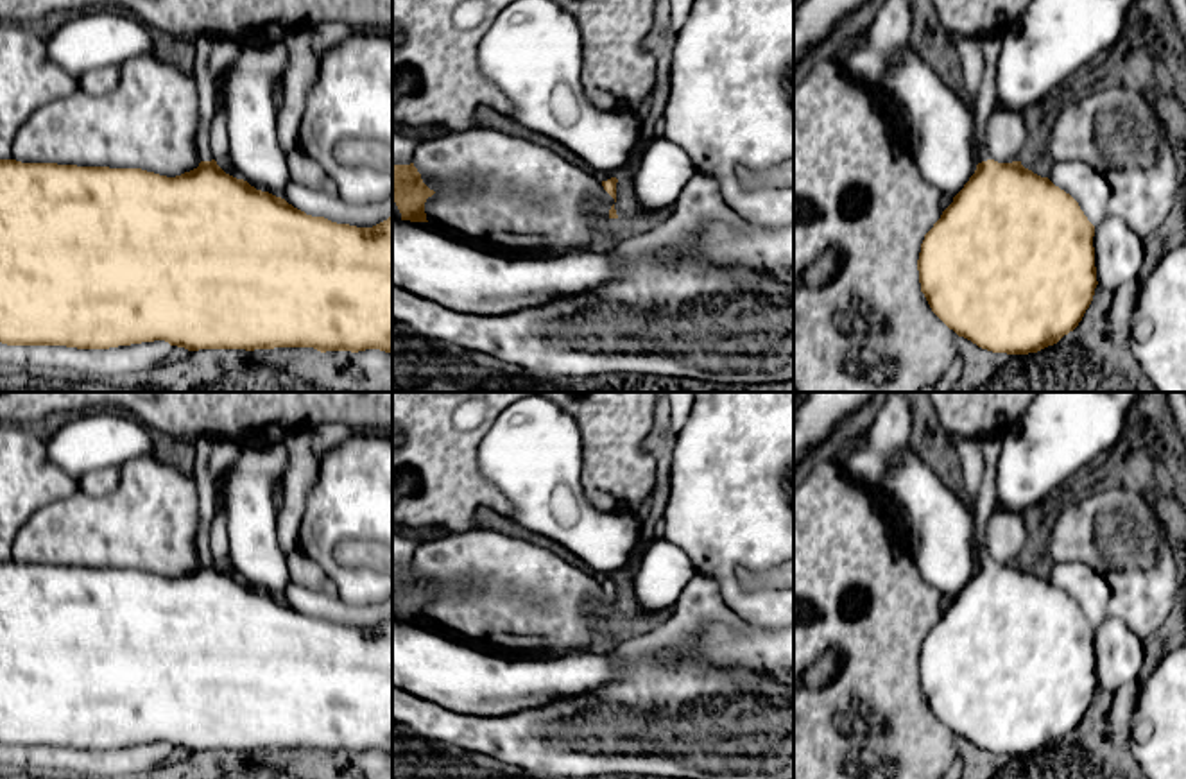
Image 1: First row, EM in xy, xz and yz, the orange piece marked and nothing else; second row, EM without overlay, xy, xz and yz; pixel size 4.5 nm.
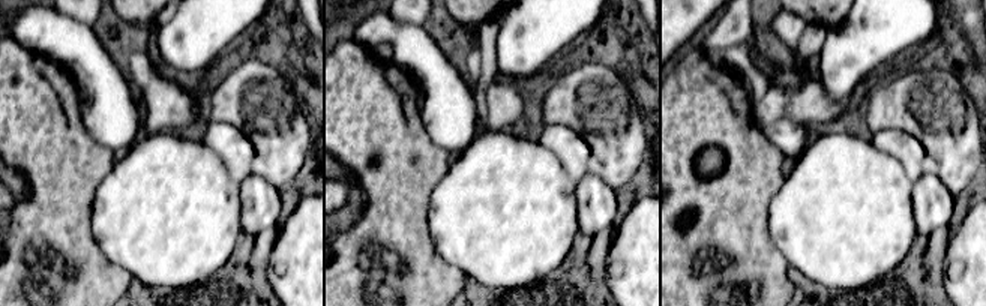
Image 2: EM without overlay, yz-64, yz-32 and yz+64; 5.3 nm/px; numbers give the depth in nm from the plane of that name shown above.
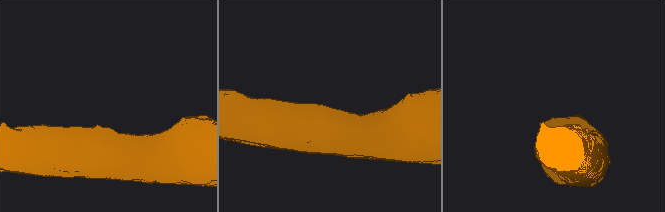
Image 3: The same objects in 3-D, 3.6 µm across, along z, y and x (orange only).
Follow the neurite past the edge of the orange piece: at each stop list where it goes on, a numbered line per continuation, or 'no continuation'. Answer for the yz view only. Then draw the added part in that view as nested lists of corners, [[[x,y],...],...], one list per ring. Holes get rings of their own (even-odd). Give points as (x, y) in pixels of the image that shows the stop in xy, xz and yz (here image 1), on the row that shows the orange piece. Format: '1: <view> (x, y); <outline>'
1: yz (986, 101); [[[987,34],[978,39],[976,47],[980,48],[985,59],[985,70],[982,75],[982,84],[978,88],[978,95],[973,100],[973,127],[978,138],[978,150],[975,154],[976,163],[991,159],[989,145],[985,141],[985,124],[989,122],[991,113],[998,104],[996,95],[996,61],[1001,47],[1001,34]]]

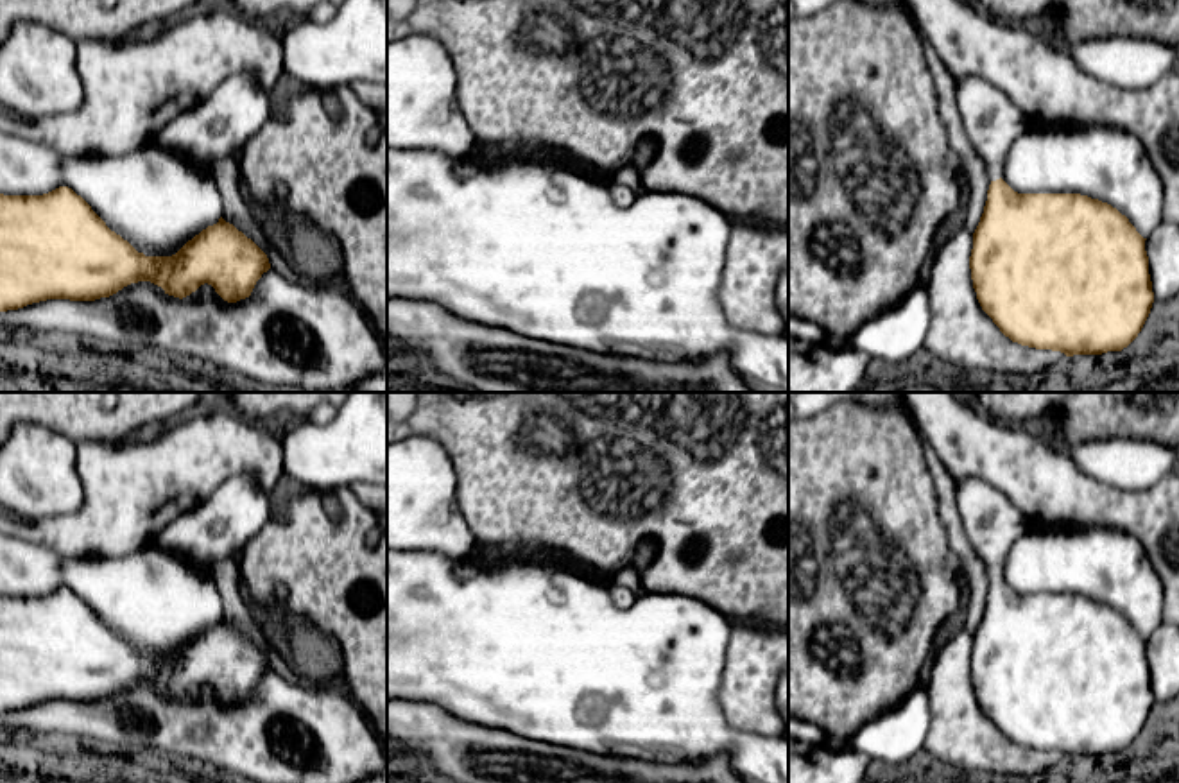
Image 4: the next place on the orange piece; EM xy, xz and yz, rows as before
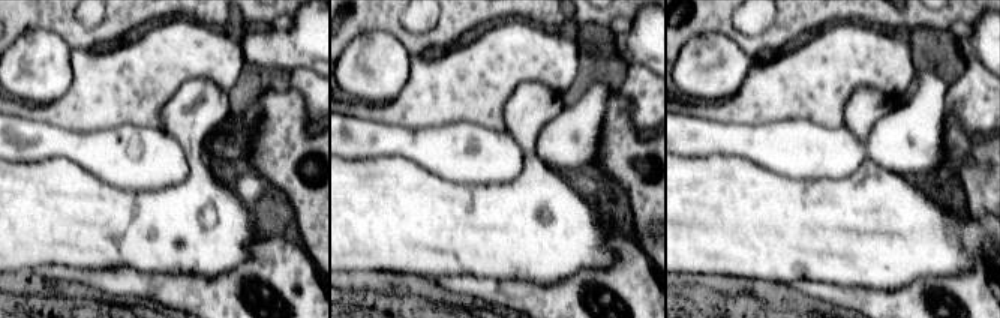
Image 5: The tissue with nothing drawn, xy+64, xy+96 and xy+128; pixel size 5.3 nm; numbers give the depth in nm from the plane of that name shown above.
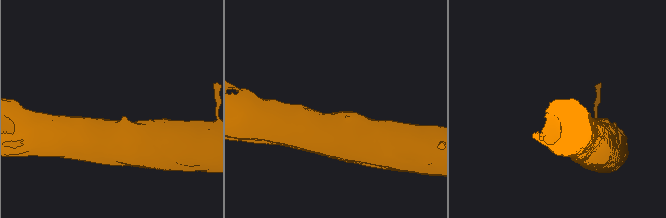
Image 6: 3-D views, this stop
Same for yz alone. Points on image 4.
1: yz (991, 120); [[[955,77],[957,108],[966,134],[982,158],[991,181],[1002,177],[1009,145],[1028,129],[1011,99],[980,77]]]

